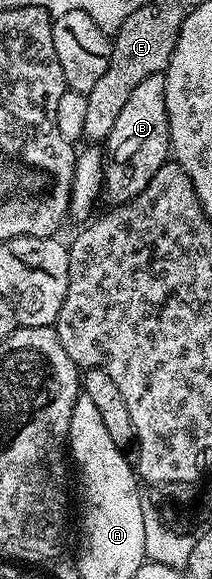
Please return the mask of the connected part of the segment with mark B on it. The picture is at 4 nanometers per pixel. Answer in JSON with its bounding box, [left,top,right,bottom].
[101,74,170,207]

